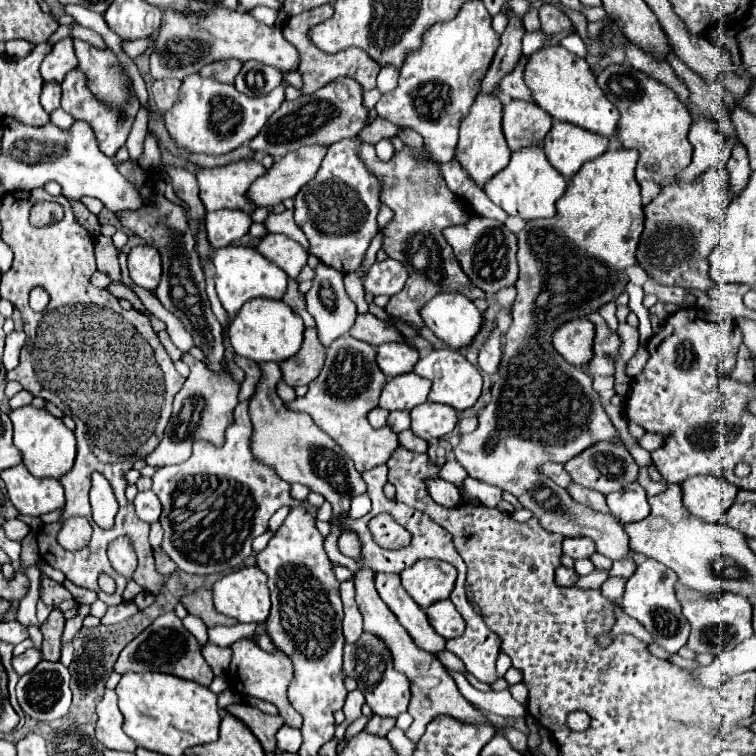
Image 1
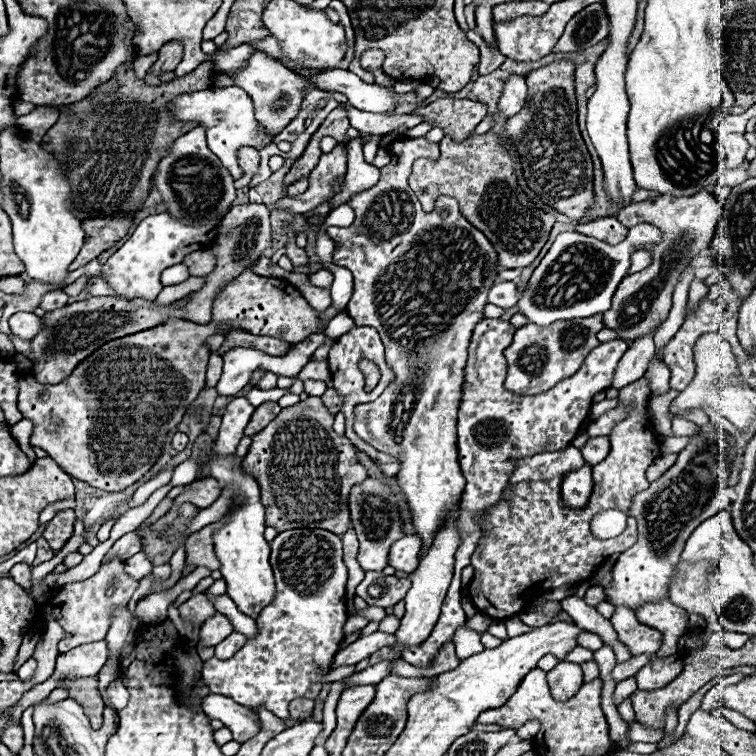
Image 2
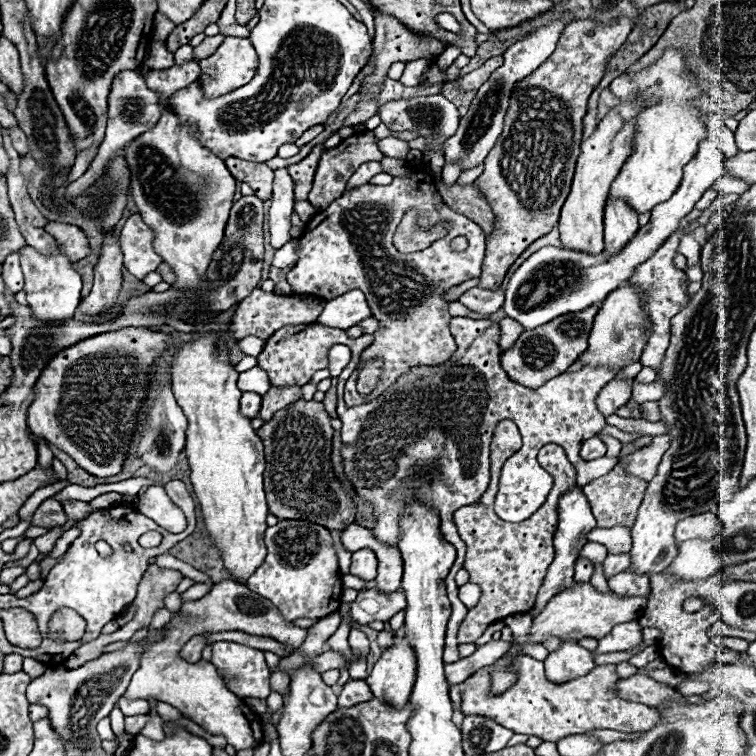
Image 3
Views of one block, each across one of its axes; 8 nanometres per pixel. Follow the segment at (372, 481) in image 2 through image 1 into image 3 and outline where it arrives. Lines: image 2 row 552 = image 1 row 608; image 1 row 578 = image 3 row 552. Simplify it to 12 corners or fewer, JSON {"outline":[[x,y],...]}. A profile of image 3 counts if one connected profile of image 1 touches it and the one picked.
{"outline":[[370,548],[352,554],[350,574],[376,578],[376,560]]}

